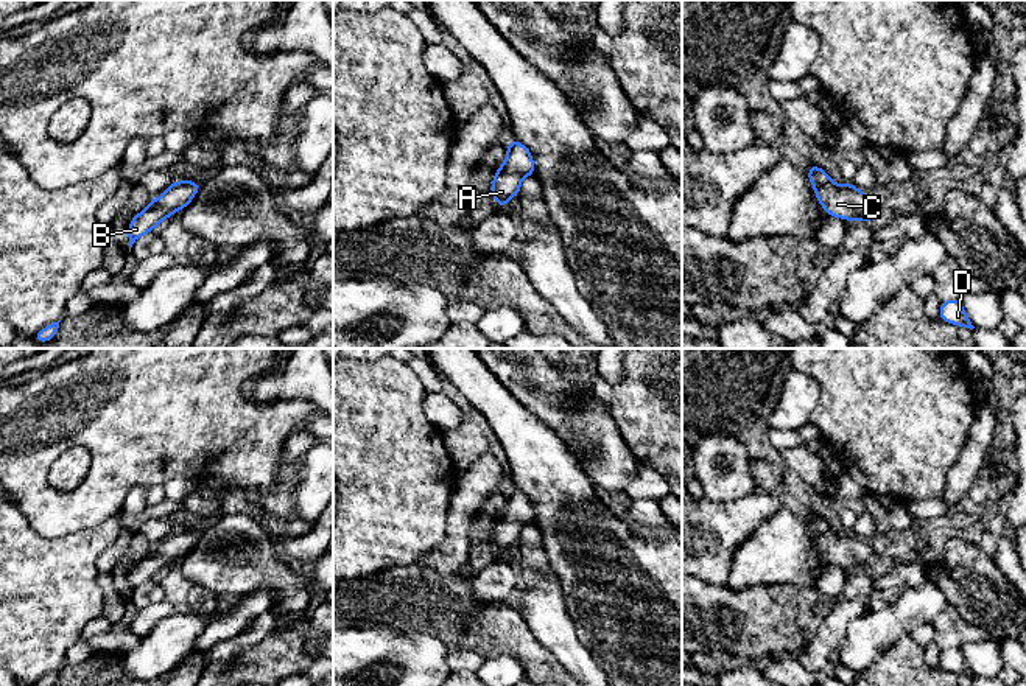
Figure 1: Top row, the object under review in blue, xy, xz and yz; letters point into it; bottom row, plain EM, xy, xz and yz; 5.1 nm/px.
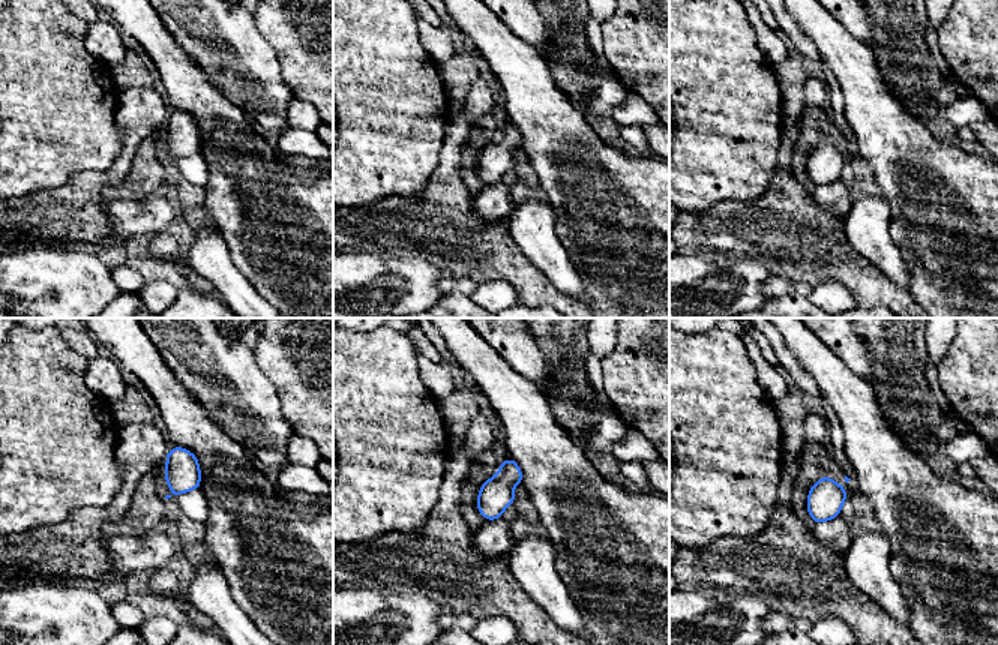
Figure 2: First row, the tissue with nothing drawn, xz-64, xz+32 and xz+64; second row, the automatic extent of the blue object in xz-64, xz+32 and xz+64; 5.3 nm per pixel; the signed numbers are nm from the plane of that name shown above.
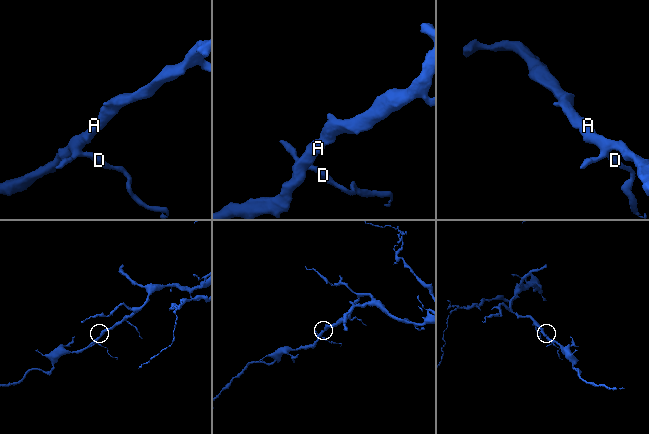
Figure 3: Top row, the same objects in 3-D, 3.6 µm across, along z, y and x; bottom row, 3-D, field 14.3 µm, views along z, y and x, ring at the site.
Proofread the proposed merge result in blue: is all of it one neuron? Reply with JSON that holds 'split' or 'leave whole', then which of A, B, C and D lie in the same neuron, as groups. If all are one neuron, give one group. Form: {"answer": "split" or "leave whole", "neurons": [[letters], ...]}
{"answer": "leave whole", "neurons": [["A", "B", "C", "D"]]}

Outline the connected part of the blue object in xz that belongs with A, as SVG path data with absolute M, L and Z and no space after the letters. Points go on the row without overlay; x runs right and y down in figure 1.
M512 488L506 498L508 504L490 534L490 541L501 557L508 555L511 546L518 544L522 527L534 524L534 507L523 492Z

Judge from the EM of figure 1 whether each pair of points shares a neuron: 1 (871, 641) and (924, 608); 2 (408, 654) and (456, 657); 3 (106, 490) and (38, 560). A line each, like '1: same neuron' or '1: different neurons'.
1: same neuron
2: different neurons
3: different neurons

